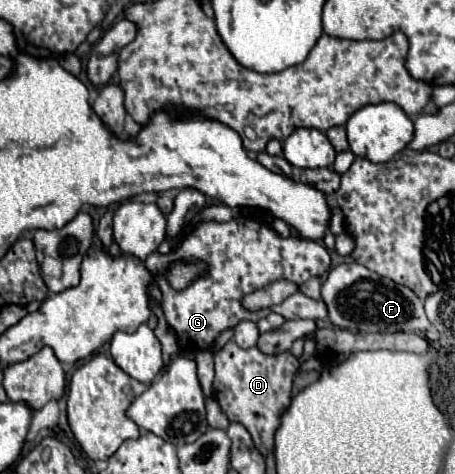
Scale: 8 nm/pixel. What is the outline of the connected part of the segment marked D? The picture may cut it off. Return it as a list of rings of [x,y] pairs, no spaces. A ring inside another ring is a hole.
[[[234,340],[214,352],[214,394],[230,422],[240,422],[252,434],[254,444],[266,456],[274,448],[274,434],[280,426],[280,416],[292,400],[292,378],[300,362],[290,352],[276,356],[262,354],[258,348],[242,350]]]

